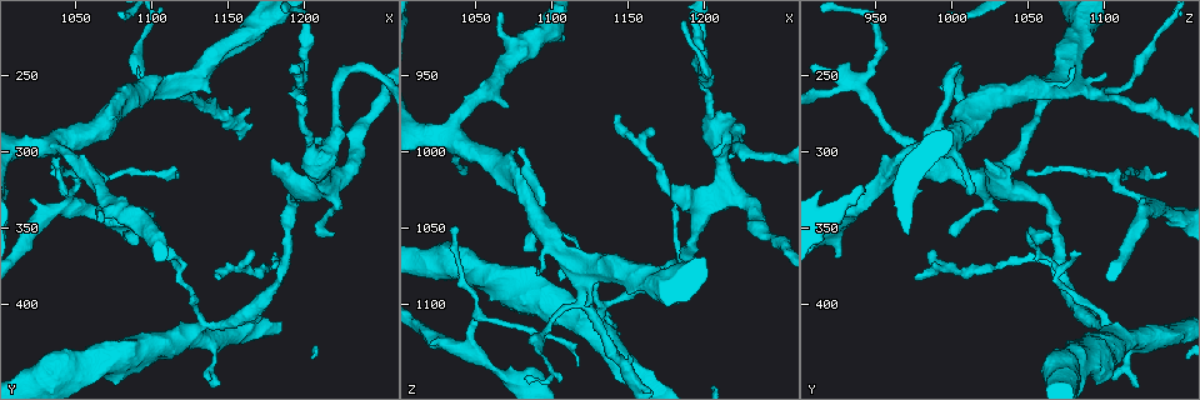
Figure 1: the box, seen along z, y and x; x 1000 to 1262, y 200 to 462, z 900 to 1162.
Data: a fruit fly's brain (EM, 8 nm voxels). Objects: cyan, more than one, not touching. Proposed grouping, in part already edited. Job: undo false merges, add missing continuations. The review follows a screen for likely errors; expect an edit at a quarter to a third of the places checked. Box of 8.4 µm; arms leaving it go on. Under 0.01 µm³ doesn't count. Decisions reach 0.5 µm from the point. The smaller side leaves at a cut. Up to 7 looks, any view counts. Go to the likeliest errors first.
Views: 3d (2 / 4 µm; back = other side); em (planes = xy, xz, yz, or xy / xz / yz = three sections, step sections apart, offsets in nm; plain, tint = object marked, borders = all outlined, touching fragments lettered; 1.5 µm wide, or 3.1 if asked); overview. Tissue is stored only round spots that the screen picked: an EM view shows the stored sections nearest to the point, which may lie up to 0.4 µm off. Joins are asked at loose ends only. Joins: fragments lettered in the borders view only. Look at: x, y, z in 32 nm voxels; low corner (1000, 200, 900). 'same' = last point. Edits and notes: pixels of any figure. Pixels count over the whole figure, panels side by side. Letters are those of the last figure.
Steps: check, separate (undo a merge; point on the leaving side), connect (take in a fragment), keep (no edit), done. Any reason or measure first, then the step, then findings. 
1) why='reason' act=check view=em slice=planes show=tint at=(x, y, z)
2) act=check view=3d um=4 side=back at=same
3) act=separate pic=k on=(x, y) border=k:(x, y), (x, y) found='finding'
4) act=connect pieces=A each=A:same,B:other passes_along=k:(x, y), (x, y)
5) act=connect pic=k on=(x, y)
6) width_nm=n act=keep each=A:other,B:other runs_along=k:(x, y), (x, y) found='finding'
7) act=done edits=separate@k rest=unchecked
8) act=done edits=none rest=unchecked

why='tapers out' act=check view=em slice=planes show=tint at=(1218, 356, 1002)

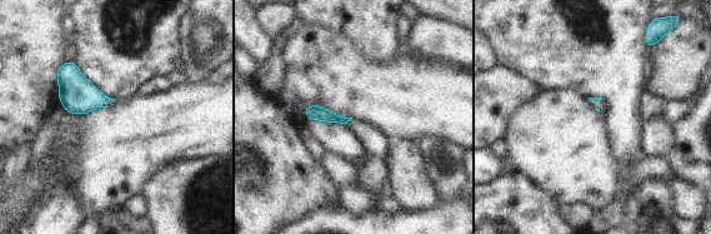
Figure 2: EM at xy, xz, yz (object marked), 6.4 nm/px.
why='what lies round it' act=check view=em slice=planes show=borders at=same

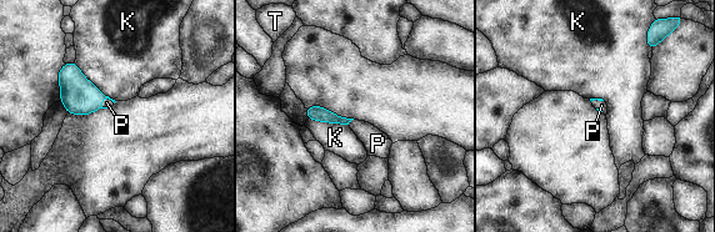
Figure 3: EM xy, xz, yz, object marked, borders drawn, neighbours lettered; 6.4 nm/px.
act=connect pieces=P each=K:other,P:same,T:other passes_along=3:(315, 112), (350, 121), (378, 144) found='the cell continues'

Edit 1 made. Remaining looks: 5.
why='an open end' act=check view=em slice=planes show=borders at=(1108, 370, 924)

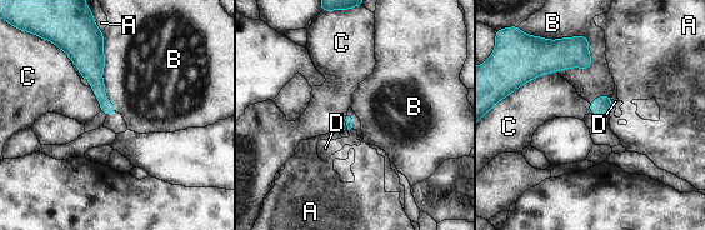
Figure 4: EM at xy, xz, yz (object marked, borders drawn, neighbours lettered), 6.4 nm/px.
act=keep each=A:other,B:other,C:other,D:other border=4:(585, 35), (590, 65), (555, 71) found='no lettered fragment goes on from it'

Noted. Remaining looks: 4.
why='calibre changes' act=check view=em slice=xz step=8 show=tint at=(1126, 402, 1096)

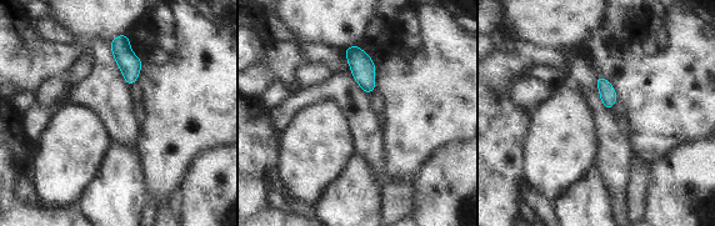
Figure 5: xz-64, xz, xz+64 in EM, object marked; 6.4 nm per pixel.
why='cut it another way' act=check view=em slice=planes show=borders at=same

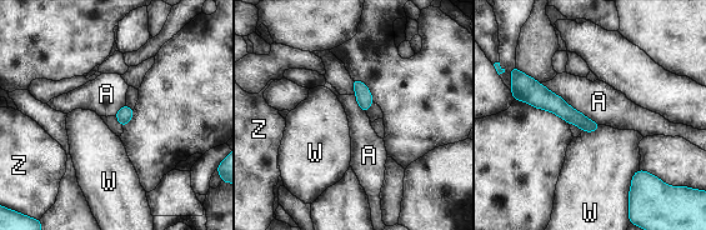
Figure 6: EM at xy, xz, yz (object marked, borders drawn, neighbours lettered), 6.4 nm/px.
longest_contact=A:480nm act=keep each=A:other,W:other,Z:other found='one cell here'

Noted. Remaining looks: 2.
act=done edits=connect@3 rest=unchecked

